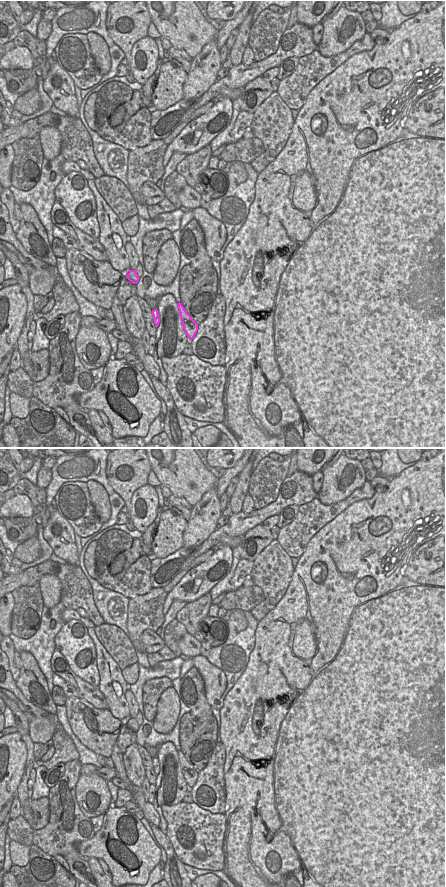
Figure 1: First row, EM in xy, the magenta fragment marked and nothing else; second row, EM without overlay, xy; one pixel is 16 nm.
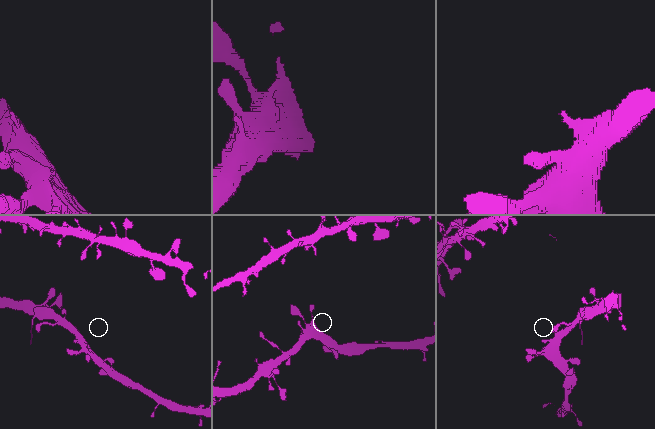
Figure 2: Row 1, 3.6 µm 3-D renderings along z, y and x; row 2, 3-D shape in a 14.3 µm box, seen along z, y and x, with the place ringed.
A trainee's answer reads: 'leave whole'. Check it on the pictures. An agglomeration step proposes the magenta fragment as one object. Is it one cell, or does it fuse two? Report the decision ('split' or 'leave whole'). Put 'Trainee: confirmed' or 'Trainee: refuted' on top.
Trainee: confirmed
leave whole

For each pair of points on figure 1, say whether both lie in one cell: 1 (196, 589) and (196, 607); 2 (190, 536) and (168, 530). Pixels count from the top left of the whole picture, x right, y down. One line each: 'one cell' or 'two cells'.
1: two cells
2: two cells

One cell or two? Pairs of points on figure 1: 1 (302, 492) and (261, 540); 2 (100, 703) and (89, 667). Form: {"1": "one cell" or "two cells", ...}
{"1": "two cells", "2": "two cells"}

